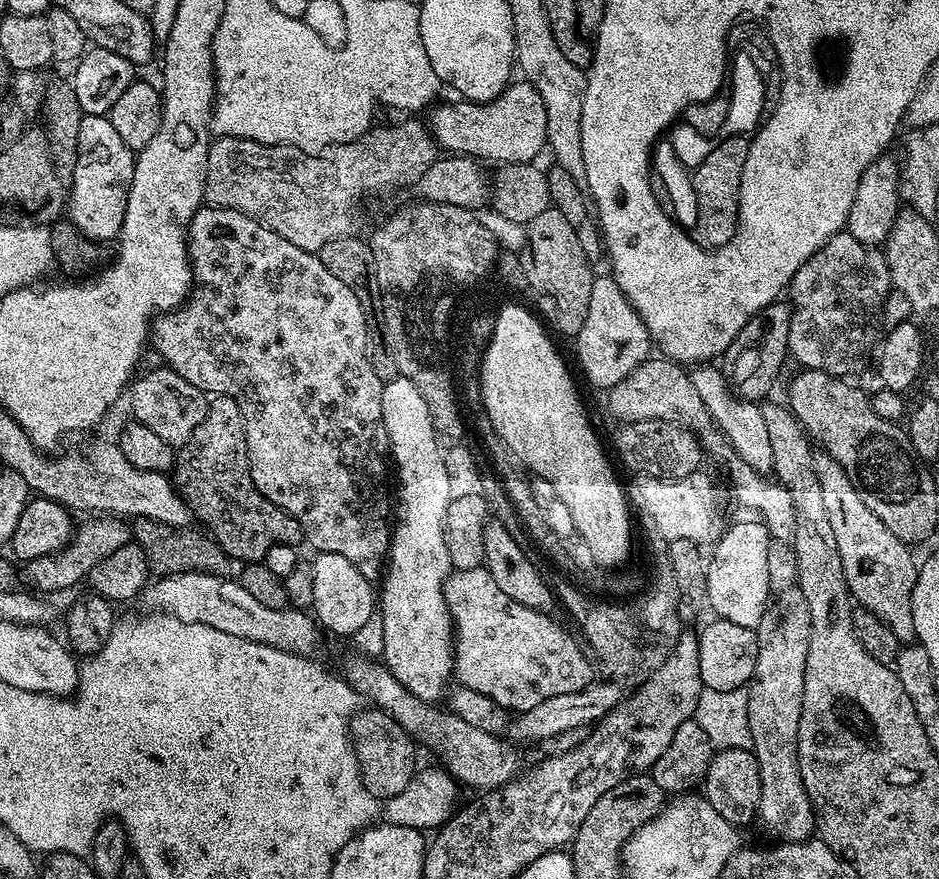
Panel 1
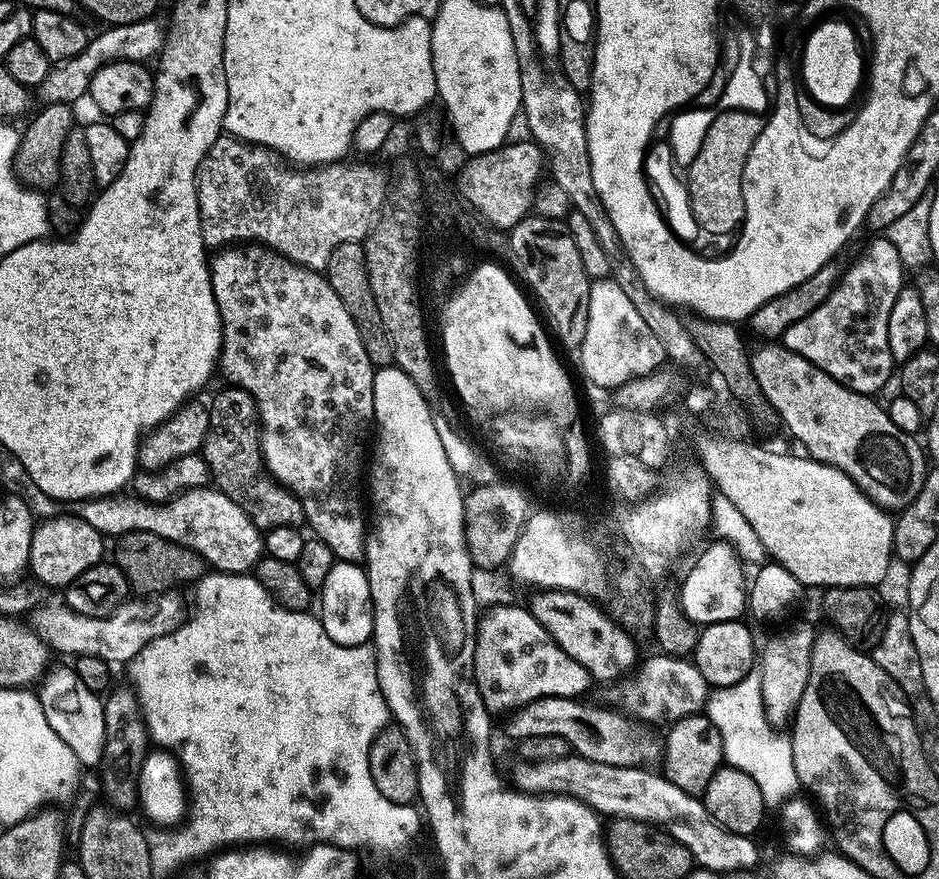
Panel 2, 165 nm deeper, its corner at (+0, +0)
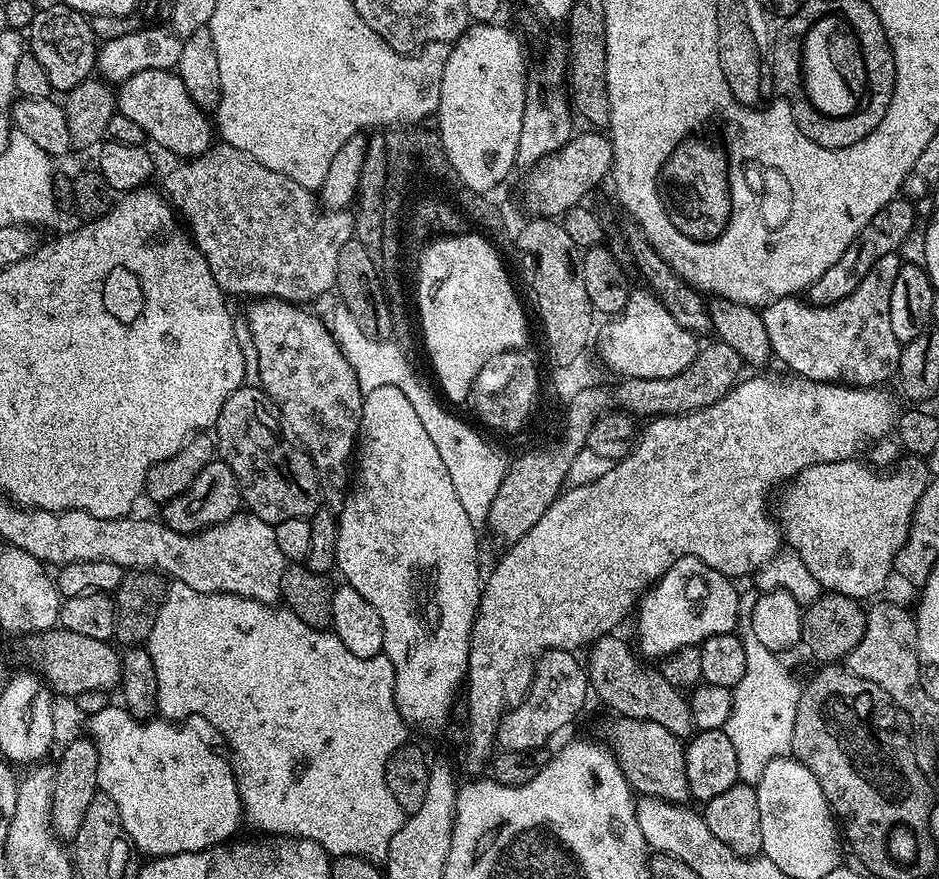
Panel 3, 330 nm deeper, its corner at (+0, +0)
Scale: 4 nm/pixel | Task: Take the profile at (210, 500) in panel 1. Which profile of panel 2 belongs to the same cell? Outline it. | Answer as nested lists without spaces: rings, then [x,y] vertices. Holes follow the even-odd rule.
[[[224,386],[213,398],[208,408],[208,433],[202,455],[208,464],[211,483],[226,494],[230,502],[242,506],[256,528],[305,527],[304,507],[300,499],[275,483],[265,469],[264,456],[260,452],[260,418],[249,392],[235,386]]]

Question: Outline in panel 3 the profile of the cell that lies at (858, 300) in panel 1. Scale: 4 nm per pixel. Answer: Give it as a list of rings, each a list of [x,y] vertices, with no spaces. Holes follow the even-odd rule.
[[[895,252],[886,254],[886,258],[878,258],[878,262],[874,262],[874,266],[870,270],[870,274],[866,274],[866,278],[862,278],[862,282],[858,282],[858,286],[854,290],[854,294],[850,294],[846,298],[842,298],[842,302],[834,302],[833,304],[809,304],[803,299],[797,298],[795,295],[783,297],[779,300],[771,301],[762,308],[762,319],[766,326],[766,338],[770,338],[770,346],[772,347],[772,355],[778,361],[781,360],[785,364],[789,373],[802,376],[806,380],[819,380],[821,382],[851,382],[856,386],[880,386],[897,375],[900,367],[900,349],[901,345],[898,338],[894,338],[894,329],[890,327],[890,294],[894,291],[894,278],[898,278],[898,270],[900,269],[902,260]]]

